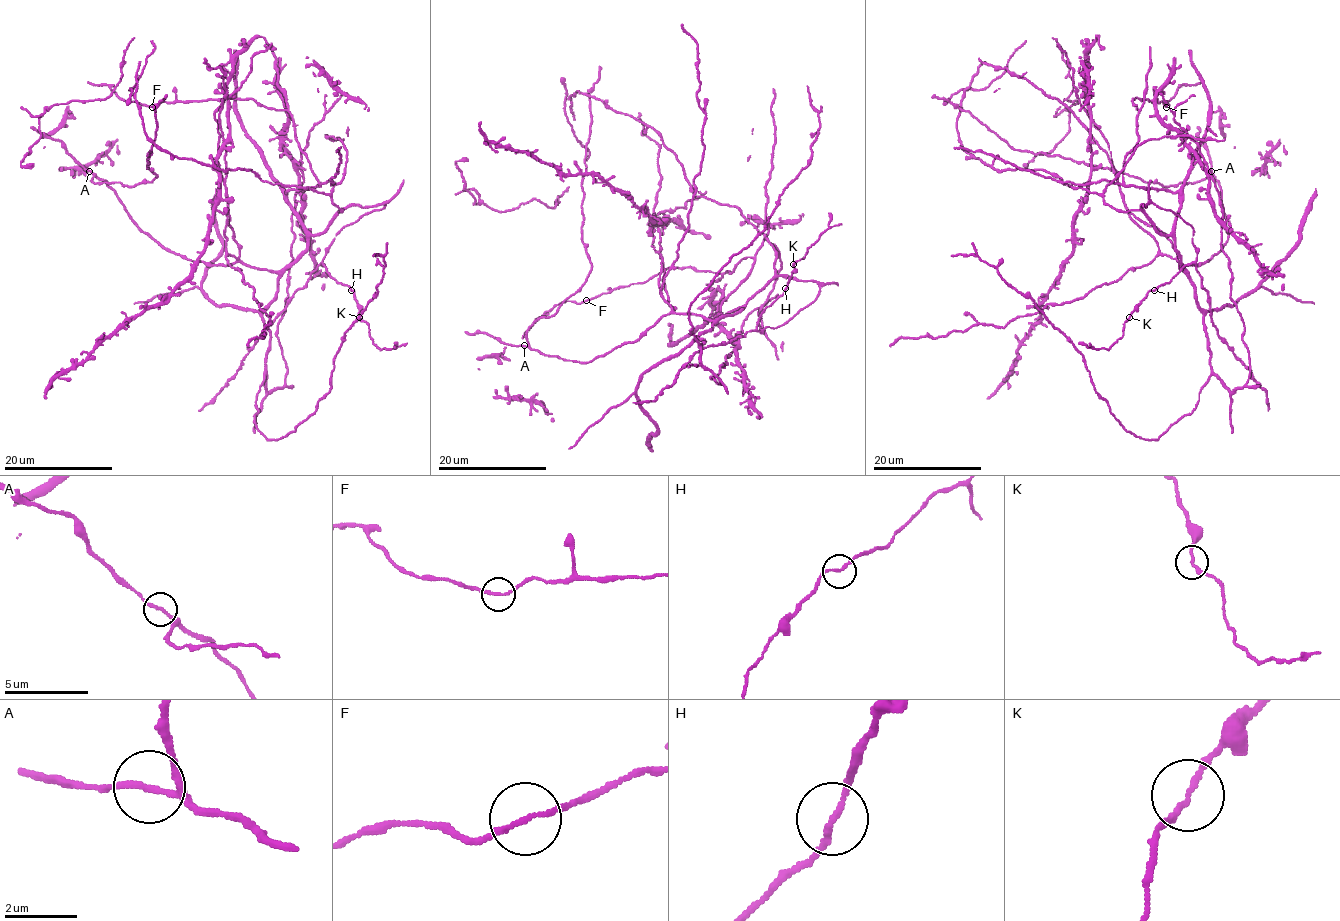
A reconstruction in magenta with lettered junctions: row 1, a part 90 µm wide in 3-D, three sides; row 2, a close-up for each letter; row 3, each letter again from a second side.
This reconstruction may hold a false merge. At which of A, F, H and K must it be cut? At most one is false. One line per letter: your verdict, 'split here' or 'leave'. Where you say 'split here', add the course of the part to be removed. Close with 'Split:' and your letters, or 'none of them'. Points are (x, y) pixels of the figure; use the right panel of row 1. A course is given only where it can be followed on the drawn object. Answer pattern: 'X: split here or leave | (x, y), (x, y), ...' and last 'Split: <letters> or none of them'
A: leave
F: leave
H: leave
K: leave
Split: none of them

